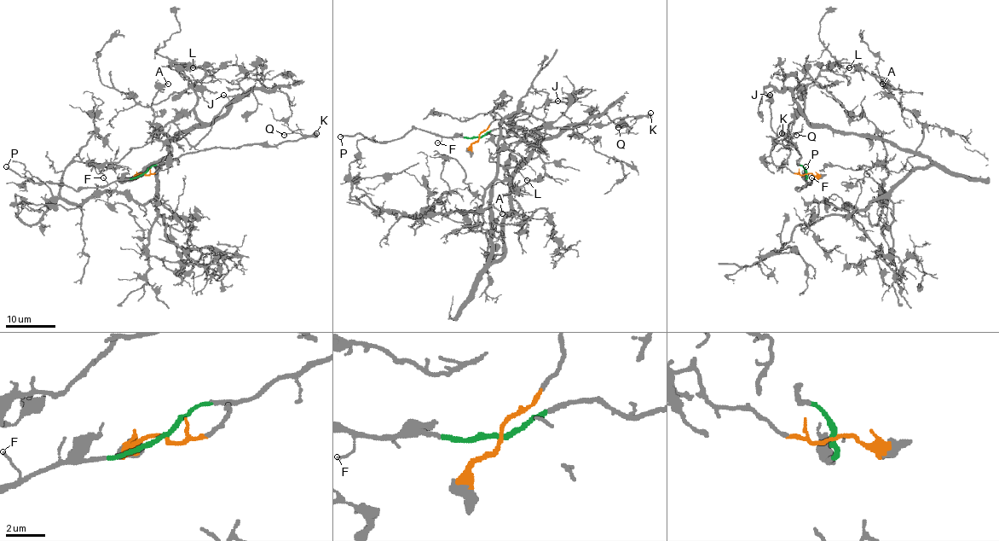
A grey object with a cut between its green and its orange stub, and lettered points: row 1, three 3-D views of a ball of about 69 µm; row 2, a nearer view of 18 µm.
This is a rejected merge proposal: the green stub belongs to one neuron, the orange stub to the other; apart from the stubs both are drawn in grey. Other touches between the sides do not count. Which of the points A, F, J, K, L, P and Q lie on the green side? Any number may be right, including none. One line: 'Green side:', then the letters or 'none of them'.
Green side: F, K, P, Q

